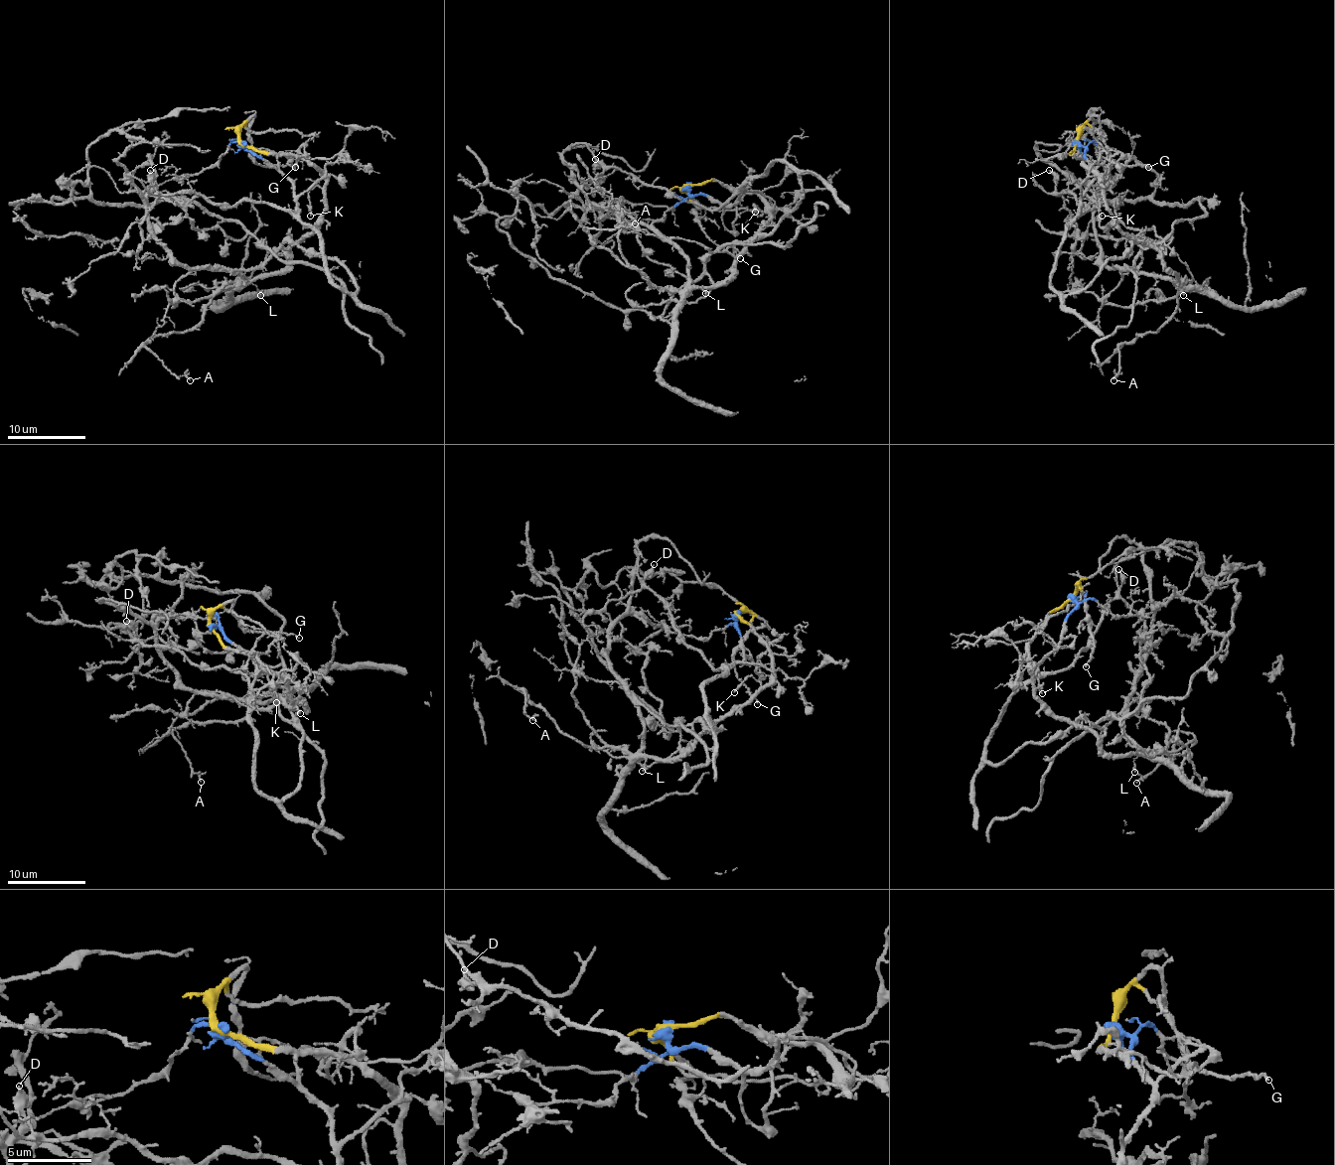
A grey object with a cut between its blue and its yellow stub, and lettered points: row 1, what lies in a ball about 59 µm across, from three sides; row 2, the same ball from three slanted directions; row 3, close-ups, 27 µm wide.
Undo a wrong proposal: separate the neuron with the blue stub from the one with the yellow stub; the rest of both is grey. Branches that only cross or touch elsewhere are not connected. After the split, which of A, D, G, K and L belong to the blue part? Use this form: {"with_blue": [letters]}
{"with_blue": ["D"]}

